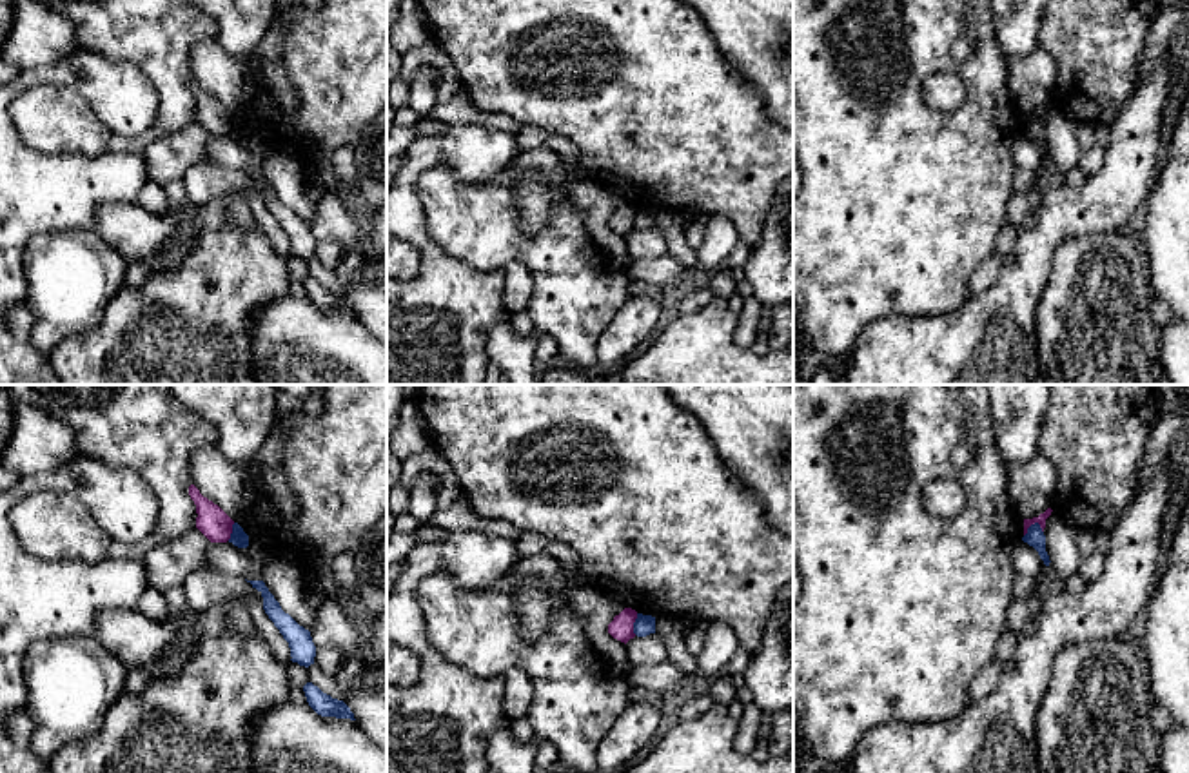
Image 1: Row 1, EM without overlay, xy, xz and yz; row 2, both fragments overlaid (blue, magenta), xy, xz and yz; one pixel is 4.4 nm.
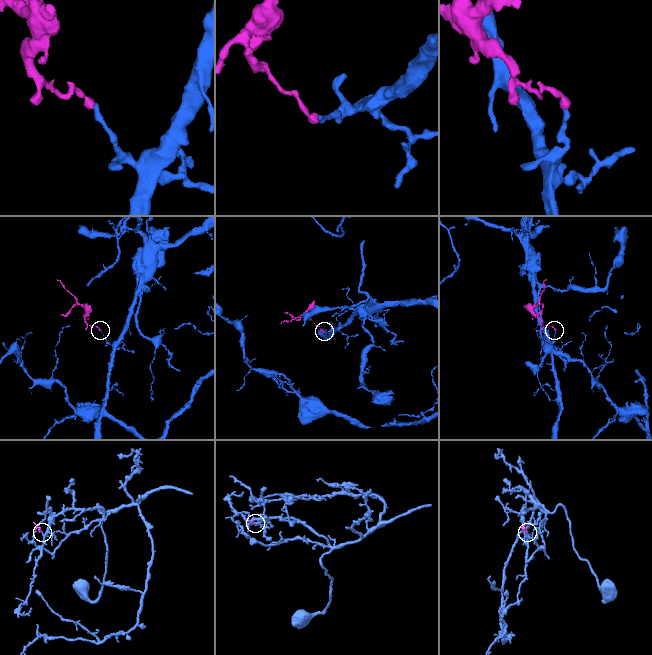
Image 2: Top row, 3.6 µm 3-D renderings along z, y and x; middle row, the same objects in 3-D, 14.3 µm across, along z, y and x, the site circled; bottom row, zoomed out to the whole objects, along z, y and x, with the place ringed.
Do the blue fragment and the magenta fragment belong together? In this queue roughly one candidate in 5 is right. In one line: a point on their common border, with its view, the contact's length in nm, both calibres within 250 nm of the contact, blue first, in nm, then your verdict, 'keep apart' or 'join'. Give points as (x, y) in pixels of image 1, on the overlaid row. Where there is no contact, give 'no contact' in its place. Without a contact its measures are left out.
meets blue in yz at (1030, 527); contact 90 nm long; 90 nm thick on the blue side, 50 nm on the other; keep apart

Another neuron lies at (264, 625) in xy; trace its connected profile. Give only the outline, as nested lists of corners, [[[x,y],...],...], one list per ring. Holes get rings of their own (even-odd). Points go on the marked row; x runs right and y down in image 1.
[[[243,595],[236,601],[241,601],[247,606],[254,621],[256,631],[267,641],[274,655],[287,666],[292,659],[289,642],[283,639],[274,622],[269,619],[269,615],[263,610],[263,604],[249,595]]]

